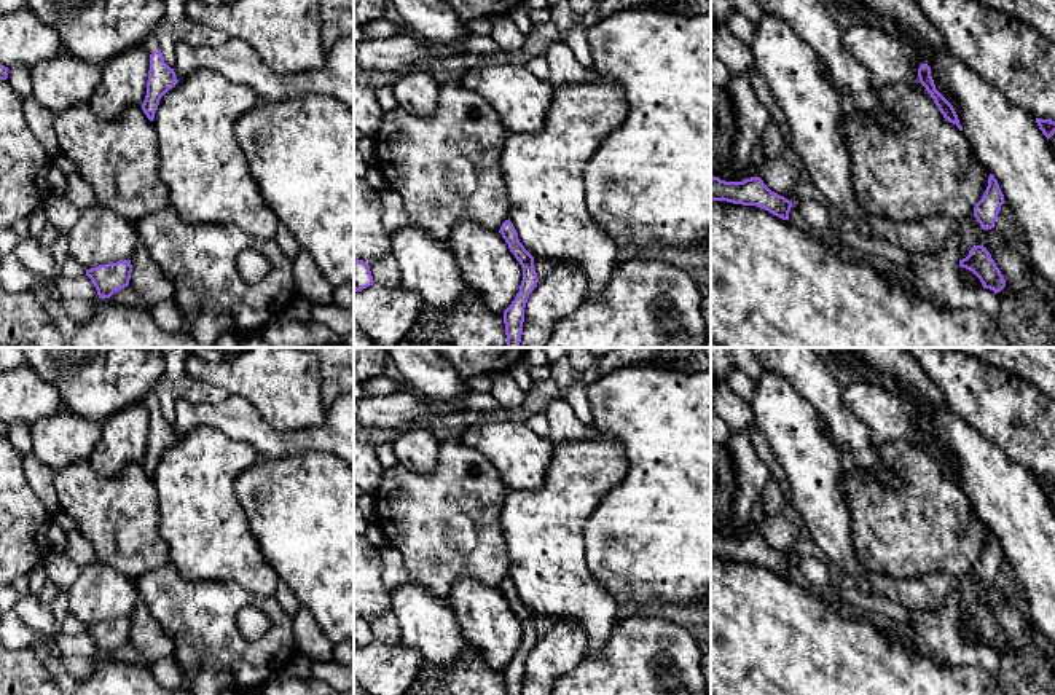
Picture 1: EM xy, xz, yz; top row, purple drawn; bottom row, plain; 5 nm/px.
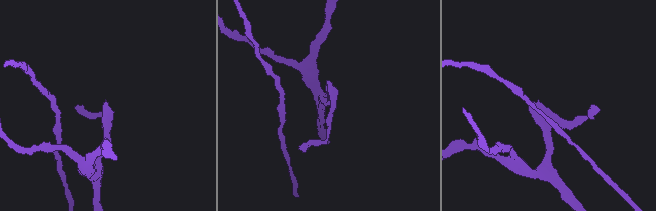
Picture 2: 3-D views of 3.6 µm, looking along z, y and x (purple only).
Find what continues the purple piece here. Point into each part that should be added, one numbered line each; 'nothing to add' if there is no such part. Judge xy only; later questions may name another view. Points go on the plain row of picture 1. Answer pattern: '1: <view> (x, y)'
1: xy (150, 400)

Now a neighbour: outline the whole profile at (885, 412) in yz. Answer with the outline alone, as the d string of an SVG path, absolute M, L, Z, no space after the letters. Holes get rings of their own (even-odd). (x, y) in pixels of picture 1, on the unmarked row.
M865 379L843 387L845 406L870 429L872 443L916 440L913 406L894 389Z

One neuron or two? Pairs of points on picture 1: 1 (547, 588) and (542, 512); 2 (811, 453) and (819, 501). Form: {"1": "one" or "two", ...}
{"1": "one", "2": "one"}

